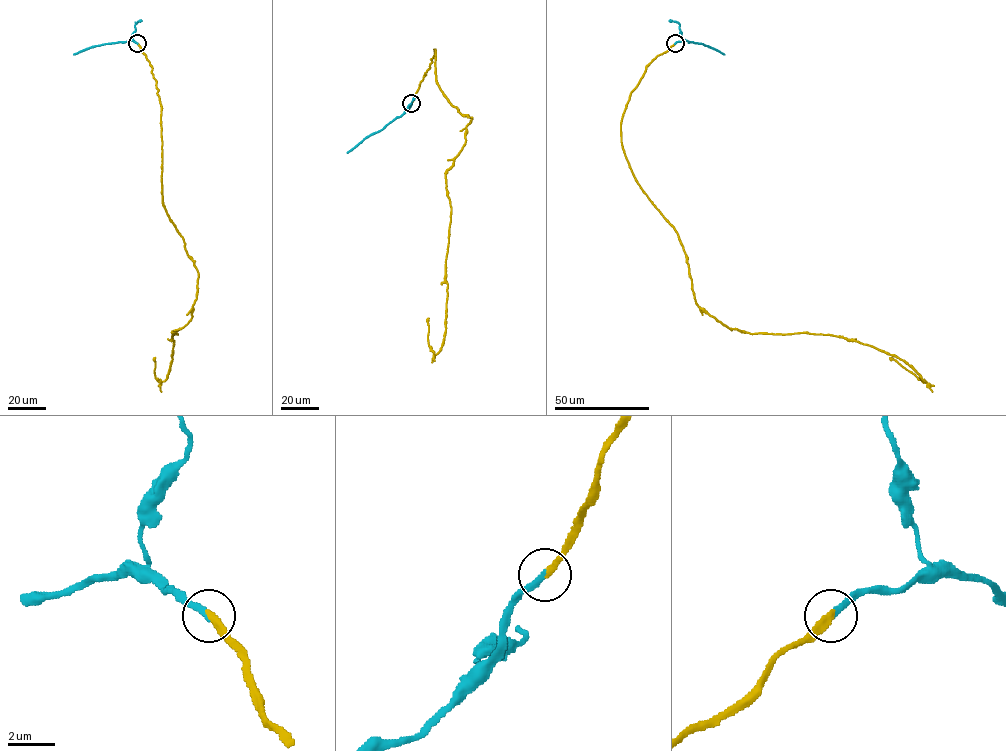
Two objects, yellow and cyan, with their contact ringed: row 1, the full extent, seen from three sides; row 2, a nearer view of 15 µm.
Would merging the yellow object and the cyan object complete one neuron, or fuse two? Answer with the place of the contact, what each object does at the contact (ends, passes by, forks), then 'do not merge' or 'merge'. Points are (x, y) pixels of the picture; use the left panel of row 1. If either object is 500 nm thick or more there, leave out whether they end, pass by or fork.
at (137, 43); yellow ends there; cyan ends there; merge

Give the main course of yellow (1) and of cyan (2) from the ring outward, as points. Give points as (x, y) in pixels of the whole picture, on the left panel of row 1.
1: (137, 43), (161, 105), (162, 203), (198, 278), (192, 317), (172, 332), (161, 382), (155, 357)
2: (137, 43), (127, 40), (109, 43), (73, 54)

